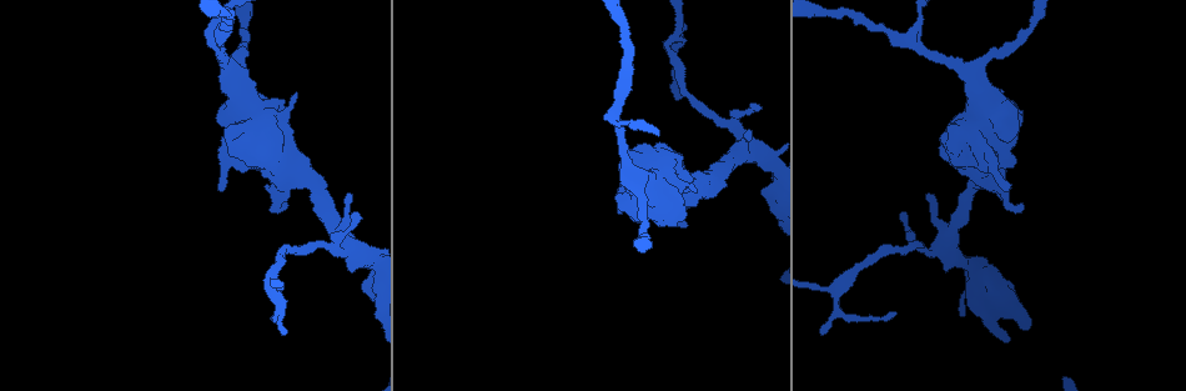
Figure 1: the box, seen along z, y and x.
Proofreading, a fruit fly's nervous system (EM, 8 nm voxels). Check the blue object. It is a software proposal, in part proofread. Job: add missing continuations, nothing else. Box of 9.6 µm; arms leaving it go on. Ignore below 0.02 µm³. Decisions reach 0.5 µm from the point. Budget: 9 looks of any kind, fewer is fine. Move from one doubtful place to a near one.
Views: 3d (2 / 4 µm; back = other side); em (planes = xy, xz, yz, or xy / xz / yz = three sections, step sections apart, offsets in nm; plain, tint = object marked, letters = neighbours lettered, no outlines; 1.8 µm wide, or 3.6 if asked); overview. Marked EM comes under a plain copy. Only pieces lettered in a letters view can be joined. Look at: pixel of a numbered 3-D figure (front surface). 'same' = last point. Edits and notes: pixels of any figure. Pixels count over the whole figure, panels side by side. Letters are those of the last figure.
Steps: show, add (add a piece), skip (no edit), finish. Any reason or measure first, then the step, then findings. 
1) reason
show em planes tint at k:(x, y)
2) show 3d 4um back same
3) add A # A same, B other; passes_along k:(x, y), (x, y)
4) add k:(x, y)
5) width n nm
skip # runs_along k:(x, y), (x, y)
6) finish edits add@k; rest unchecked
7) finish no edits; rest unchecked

show em xy step 8 letters at 1:(756, 104)

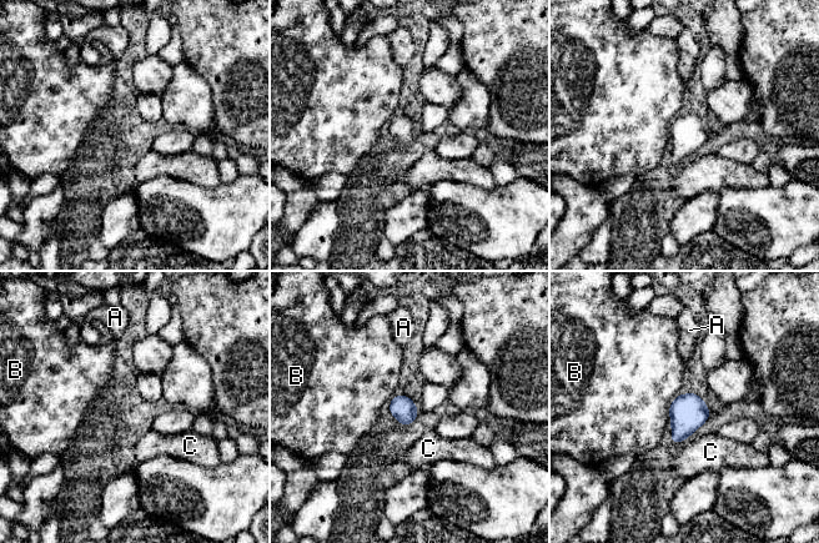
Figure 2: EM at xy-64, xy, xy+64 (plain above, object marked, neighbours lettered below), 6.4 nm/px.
cut it another way
show em yz step 16 letters same

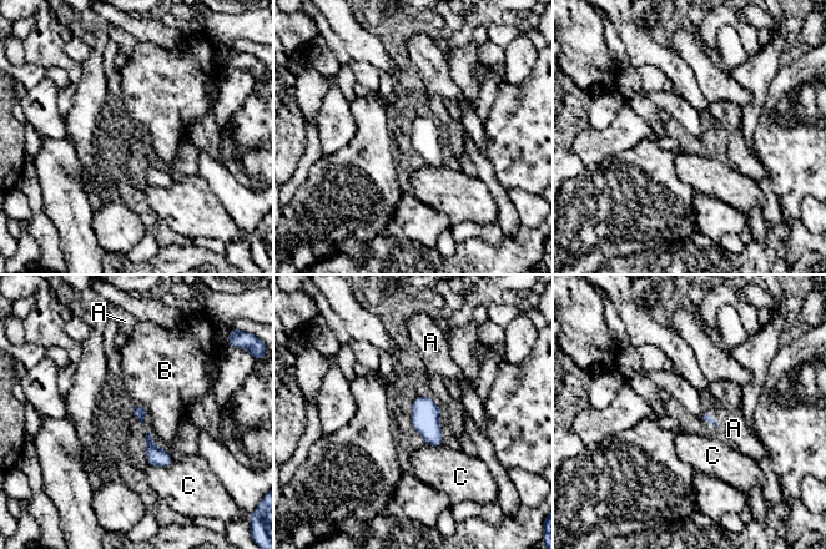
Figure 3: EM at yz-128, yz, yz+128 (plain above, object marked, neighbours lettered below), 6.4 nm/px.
skip # A other, B other, C other; border 3:(135, 404), (144, 411), (144, 423); none of them fits

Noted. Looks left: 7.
free end
show 3d 2um at 1:(286, 204)

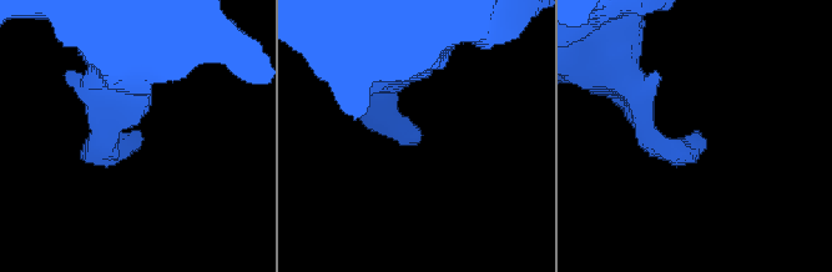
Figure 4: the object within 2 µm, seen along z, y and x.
show em xz step 16 tint at 4:(140, 133)

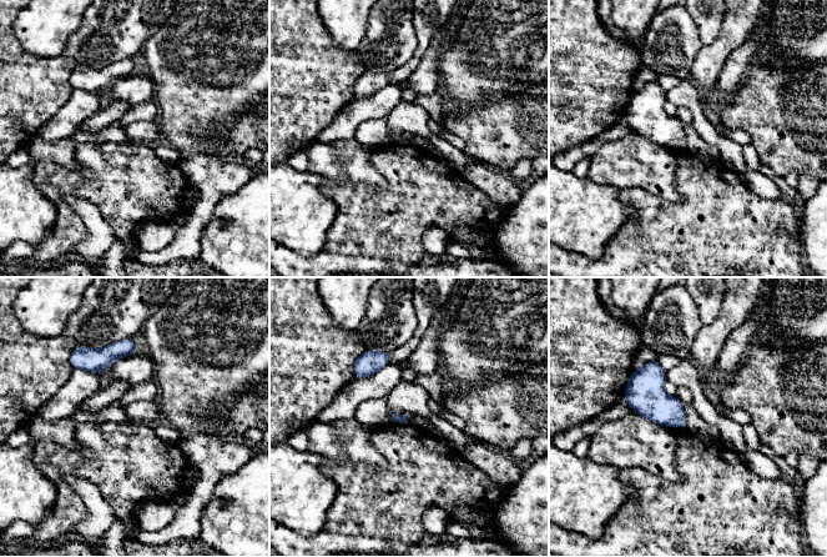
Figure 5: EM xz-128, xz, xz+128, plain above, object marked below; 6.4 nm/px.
show em planes letters same

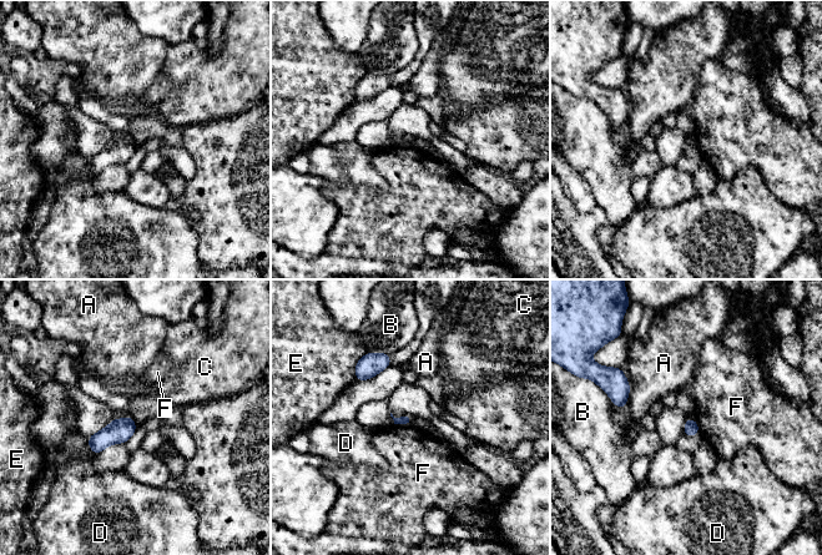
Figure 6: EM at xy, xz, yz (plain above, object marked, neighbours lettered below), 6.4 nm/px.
skip # A other, B other, C other, D other, E other, F other; no lettered piece goes on from it

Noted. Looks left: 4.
free end
show 3d 4um back at 1:(644, 143)

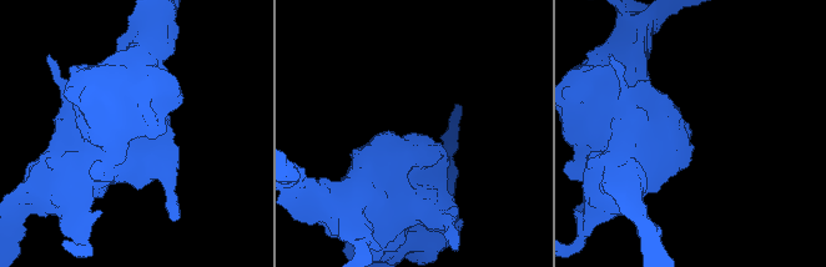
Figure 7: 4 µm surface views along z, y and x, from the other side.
show em xy step 16 letters at 7:(690, 133)

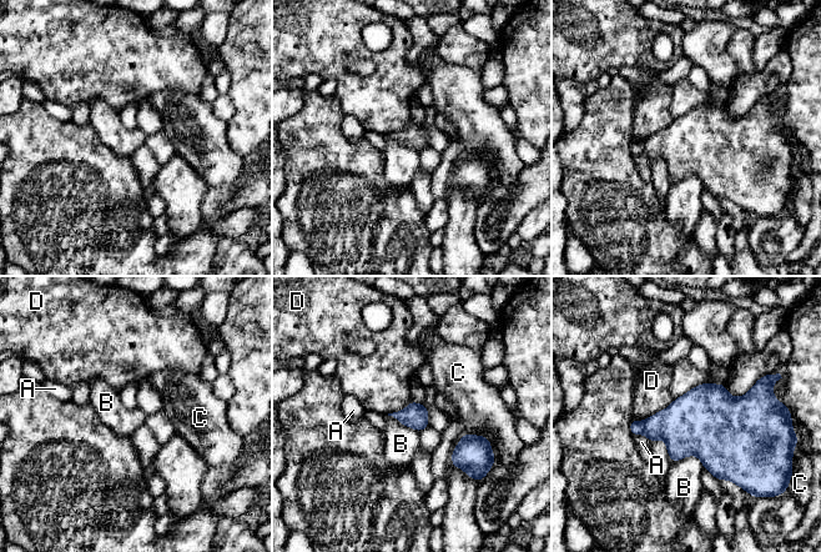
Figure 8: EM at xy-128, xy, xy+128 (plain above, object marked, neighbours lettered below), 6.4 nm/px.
skip # A other, B other, C other, D other; border 8:(671, 462), (695, 455), (704, 467); none of them fits

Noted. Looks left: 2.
an open end
show em yz step 16 letters at 1:(686, 24)

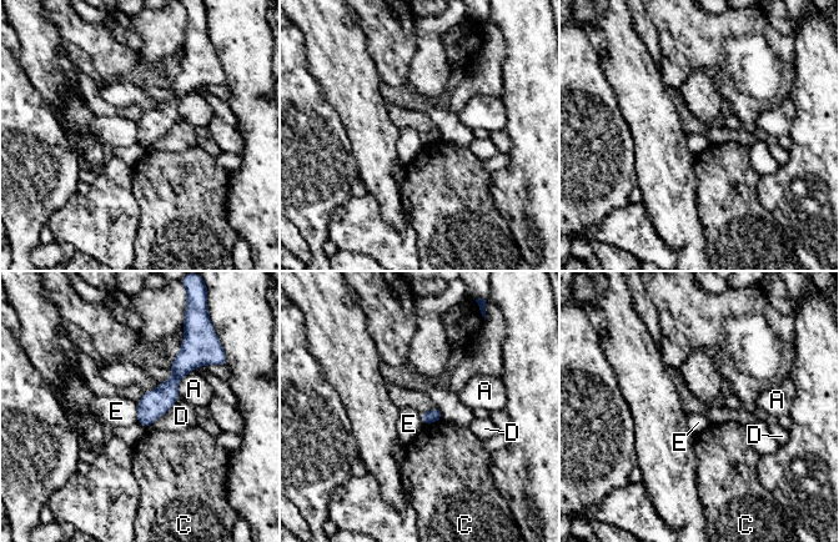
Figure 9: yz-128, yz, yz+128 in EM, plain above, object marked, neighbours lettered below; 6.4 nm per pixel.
show em planes letters same

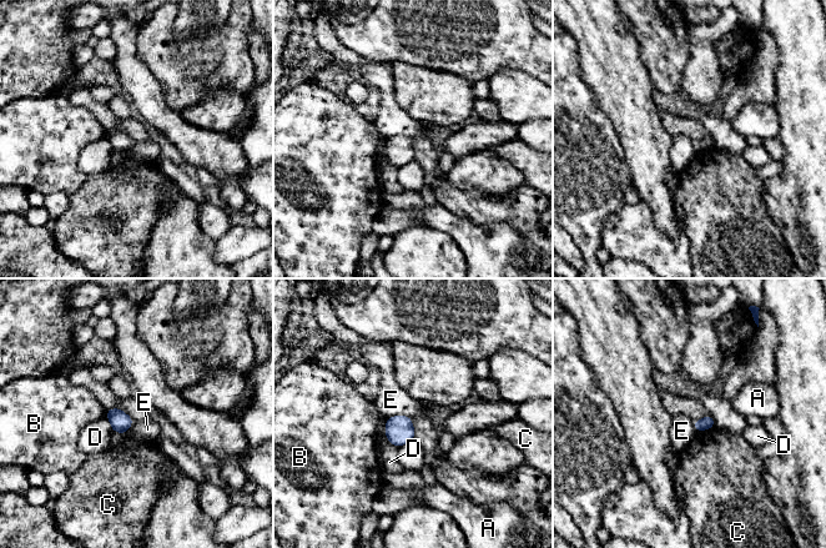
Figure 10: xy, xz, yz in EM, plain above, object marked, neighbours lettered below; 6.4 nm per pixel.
longest_contact D 200 nm
skip # A other, B other, C other, D other, E other; border 10:(409, 416), (391, 416), (388, 418); no lettered piece goes on from it

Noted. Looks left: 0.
finish no edits; rest unchecked

